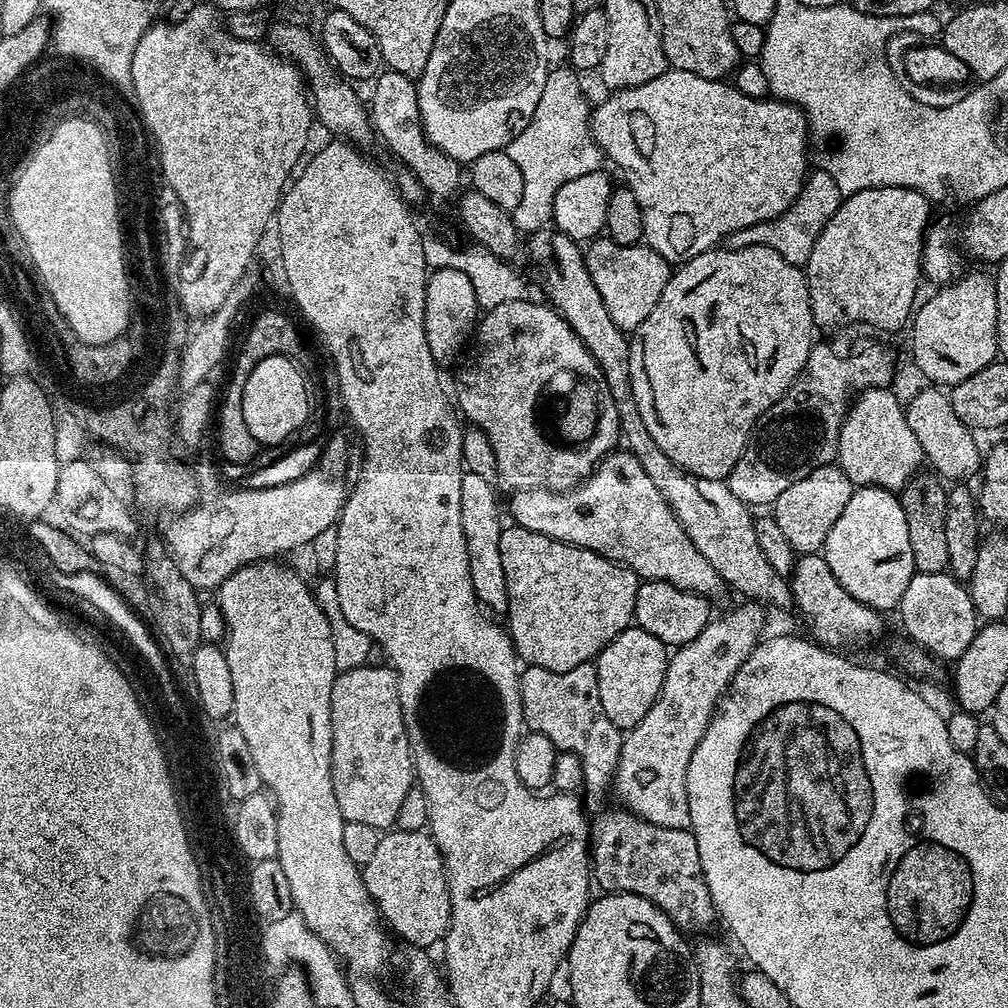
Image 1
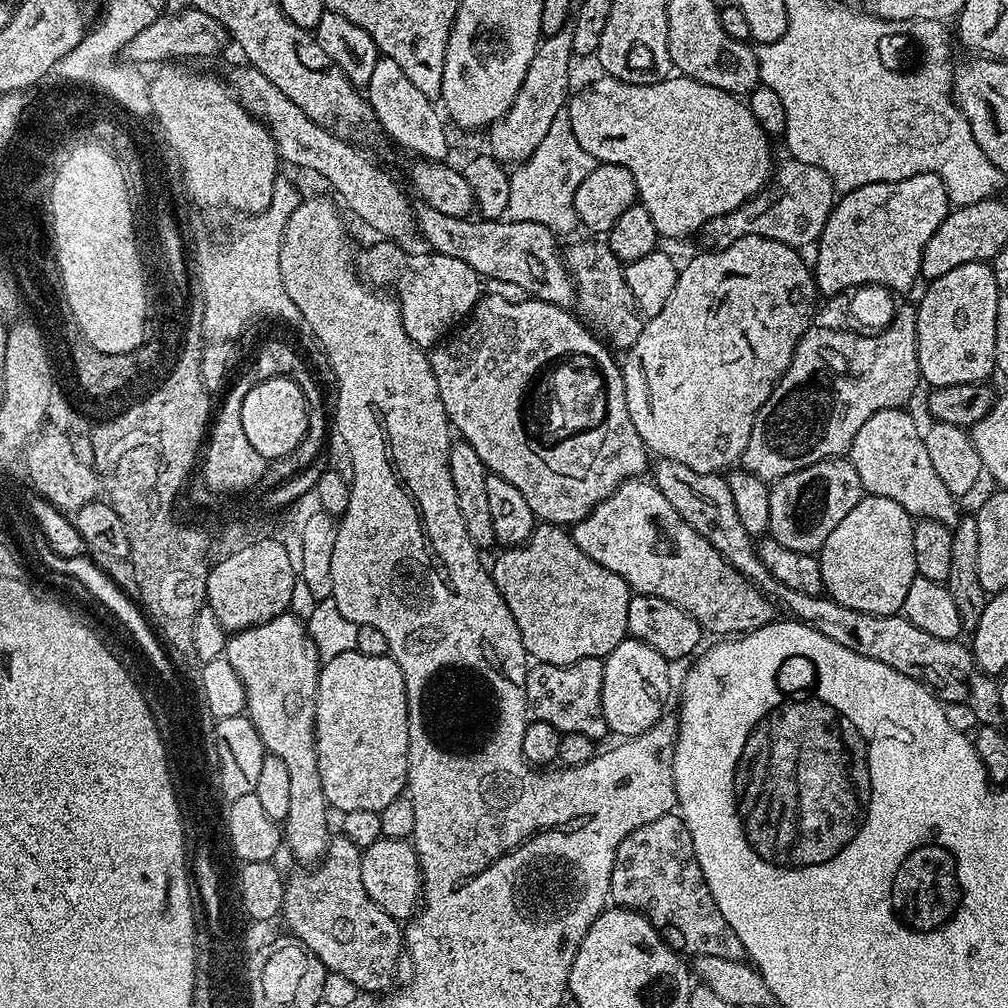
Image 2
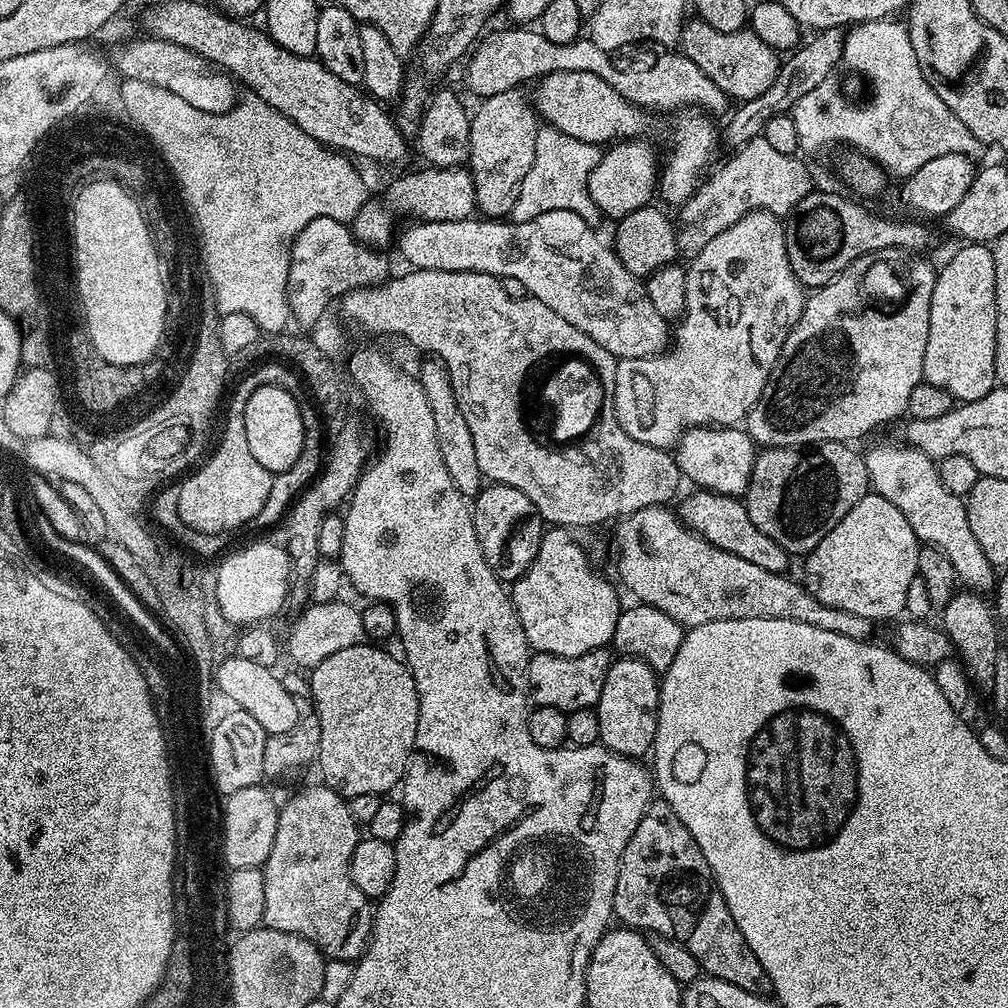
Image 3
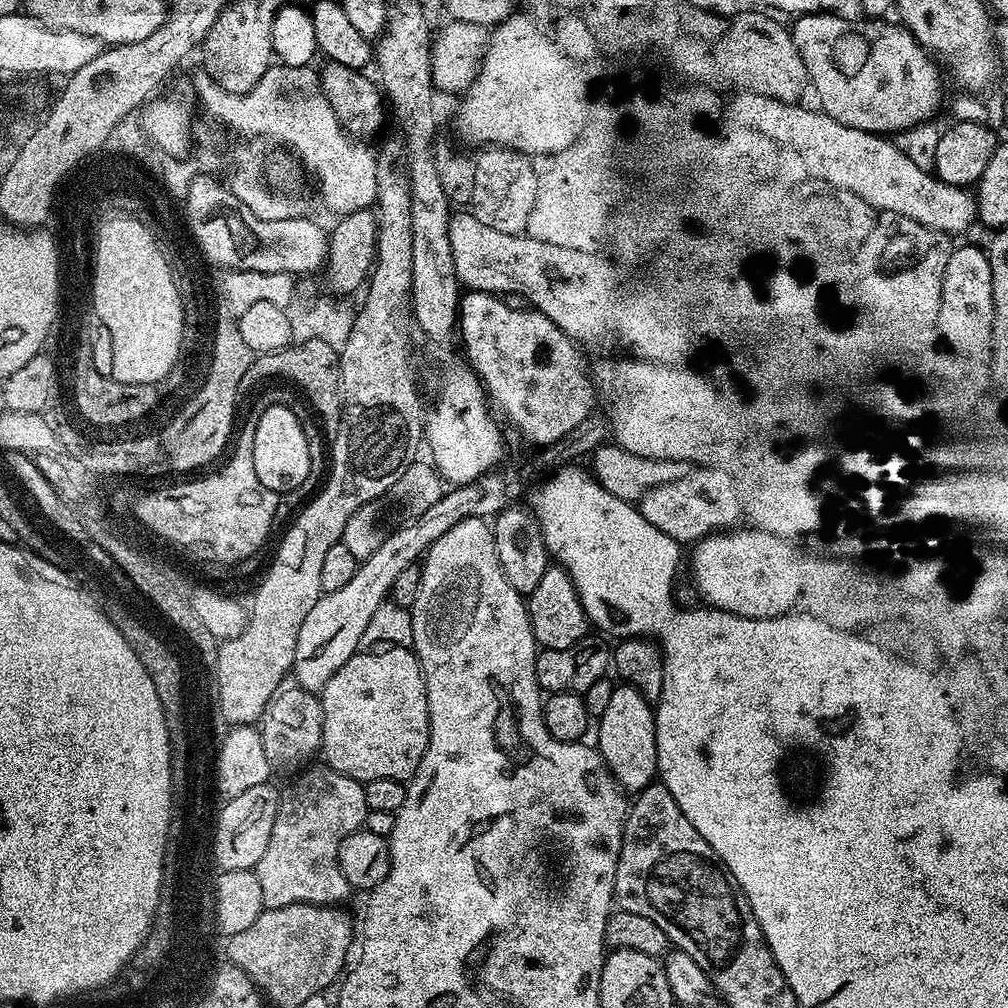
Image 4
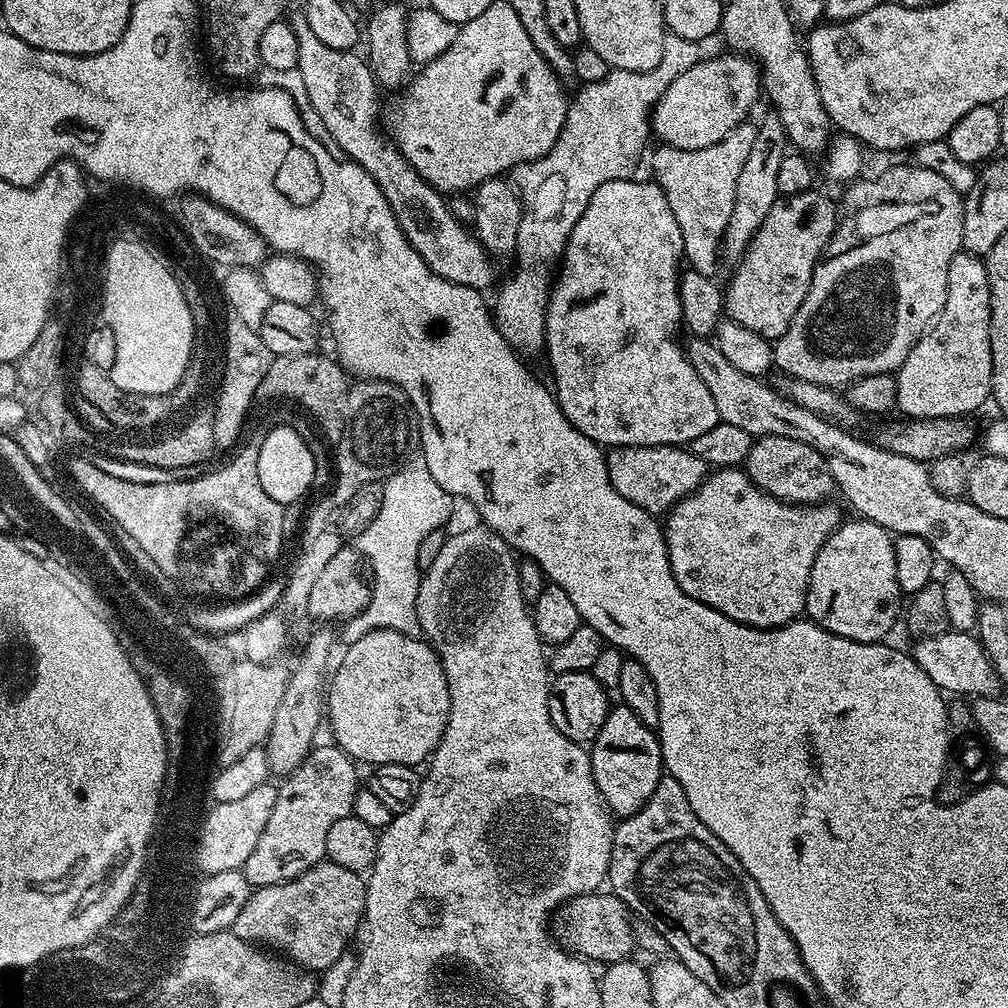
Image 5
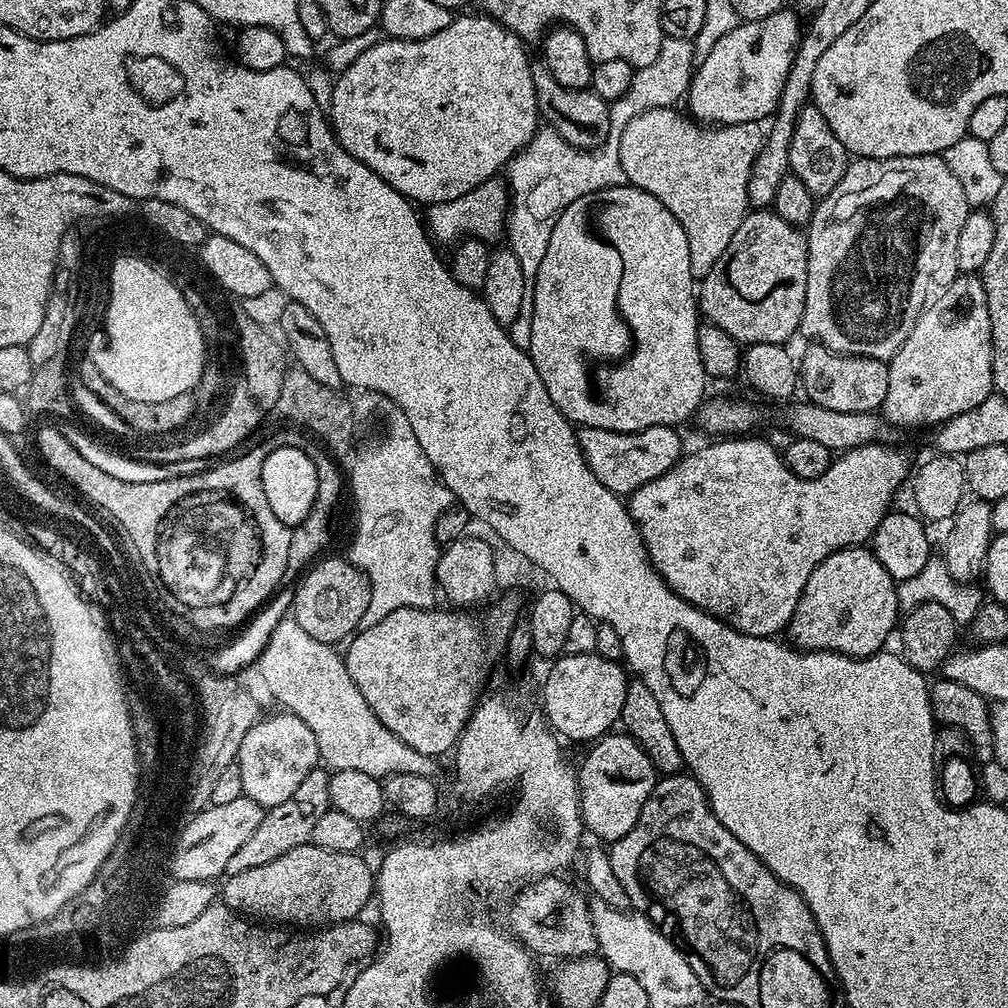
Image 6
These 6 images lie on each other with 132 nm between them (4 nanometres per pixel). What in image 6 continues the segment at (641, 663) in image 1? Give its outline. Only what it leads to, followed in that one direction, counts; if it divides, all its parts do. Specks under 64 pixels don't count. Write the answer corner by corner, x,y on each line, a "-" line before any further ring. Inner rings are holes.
620,730
601,736
589,748
584,761
578,764
580,817
589,833
611,842
634,830
634,822
638,822
638,814
642,814
642,806
646,806
646,798
656,785
658,769
640,742

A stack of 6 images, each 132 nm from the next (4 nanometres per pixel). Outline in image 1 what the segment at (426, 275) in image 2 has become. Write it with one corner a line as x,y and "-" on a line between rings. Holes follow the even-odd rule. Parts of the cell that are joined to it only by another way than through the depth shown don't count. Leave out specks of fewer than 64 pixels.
437,268
429,273
427,282
427,302
425,304
424,325
427,346
439,367
446,368
456,358
460,348
467,345
475,331
480,316
477,295
470,278
460,270

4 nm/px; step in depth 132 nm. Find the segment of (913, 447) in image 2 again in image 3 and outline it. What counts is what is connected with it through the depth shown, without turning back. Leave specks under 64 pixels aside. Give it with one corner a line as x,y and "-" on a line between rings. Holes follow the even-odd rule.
907,442
900,444
876,444
863,453
871,491
902,510
921,545
942,550
950,558
950,566
954,566
961,585
980,594
991,593
998,576
992,573
994,565
982,554
982,546
978,546
978,538
970,530
967,503
942,486
937,461

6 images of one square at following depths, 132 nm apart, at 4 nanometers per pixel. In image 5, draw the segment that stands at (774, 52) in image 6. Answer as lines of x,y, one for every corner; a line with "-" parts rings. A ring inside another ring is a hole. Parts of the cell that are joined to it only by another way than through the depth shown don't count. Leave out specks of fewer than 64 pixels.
727,54
728,56
712,56
701,58
686,74
678,74
670,86
666,86
666,94
652,110
650,117
650,132
660,139
661,145
682,150
702,150
706,146
714,146
726,138
742,123
749,119
748,111
756,104
756,99
762,96
762,77
755,60
743,54

